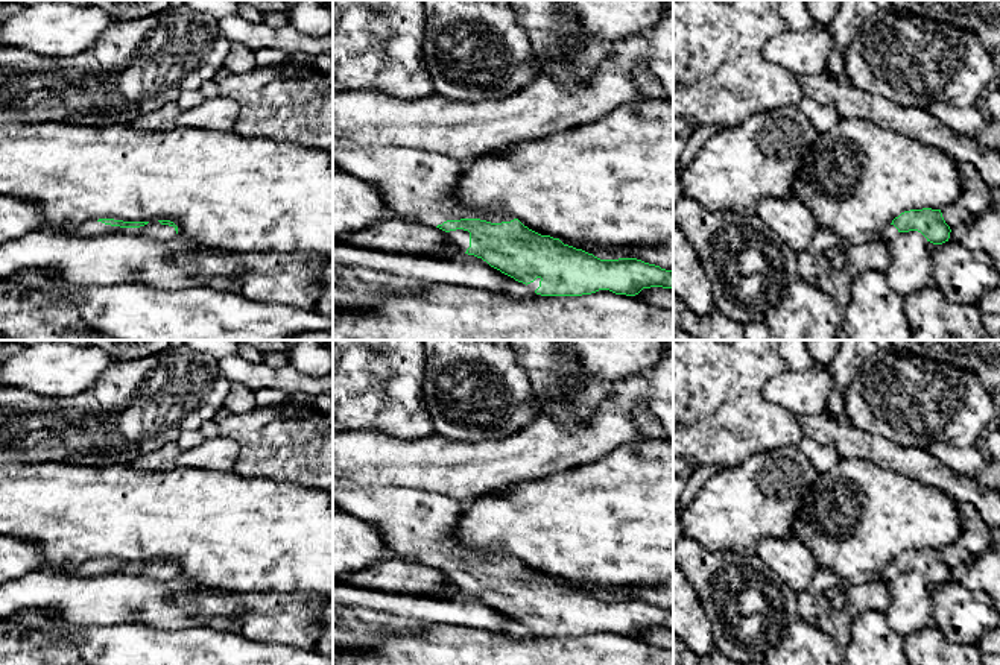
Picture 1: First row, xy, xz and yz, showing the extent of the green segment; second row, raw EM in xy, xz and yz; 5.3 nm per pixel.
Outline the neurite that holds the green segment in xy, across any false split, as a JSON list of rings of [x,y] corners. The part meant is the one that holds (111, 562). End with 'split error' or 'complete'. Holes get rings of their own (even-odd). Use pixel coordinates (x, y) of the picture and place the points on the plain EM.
[[[114,559],[88,560],[73,569],[62,569],[62,572],[71,572],[82,577],[103,575],[103,574],[132,574],[141,577],[150,577],[155,580],[170,578],[178,574],[178,566],[170,560],[152,560],[152,562],[123,562]]]; split error

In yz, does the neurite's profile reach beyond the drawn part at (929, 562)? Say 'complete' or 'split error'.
split error

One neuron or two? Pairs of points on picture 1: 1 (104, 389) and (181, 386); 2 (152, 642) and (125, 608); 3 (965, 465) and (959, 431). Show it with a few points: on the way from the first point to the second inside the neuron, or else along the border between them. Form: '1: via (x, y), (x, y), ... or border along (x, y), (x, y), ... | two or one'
1: via (123, 386), (161, 386) | one
2: border along (99, 624), (140, 621), (169, 629) | two
3: border along (973, 444), (955, 447), (930, 442), (927, 445) | two

